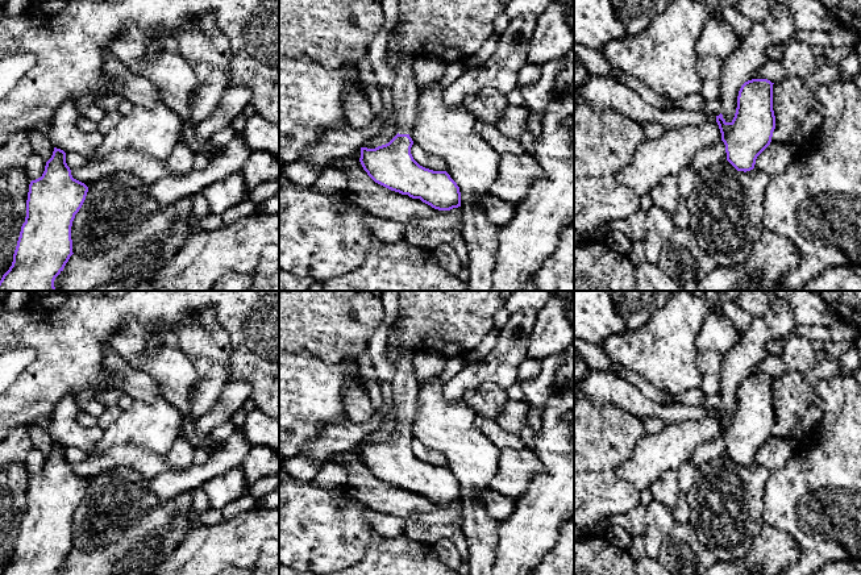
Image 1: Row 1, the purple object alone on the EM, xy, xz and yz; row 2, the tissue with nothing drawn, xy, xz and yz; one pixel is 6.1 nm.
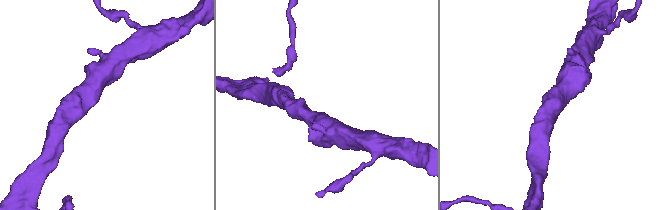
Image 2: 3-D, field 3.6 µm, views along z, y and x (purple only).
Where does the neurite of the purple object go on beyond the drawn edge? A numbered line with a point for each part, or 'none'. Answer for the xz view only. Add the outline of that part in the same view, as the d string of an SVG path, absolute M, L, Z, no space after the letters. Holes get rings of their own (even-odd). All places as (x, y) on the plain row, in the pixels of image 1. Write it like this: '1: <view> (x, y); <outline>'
1: xz (404, 384); M403 350L396 364L392 384L392 407L399 429L409 429L417 412L420 382L413 371L416 350Z

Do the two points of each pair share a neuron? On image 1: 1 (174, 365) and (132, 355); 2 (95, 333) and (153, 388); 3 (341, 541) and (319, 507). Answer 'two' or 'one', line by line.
1: one
2: two
3: one

